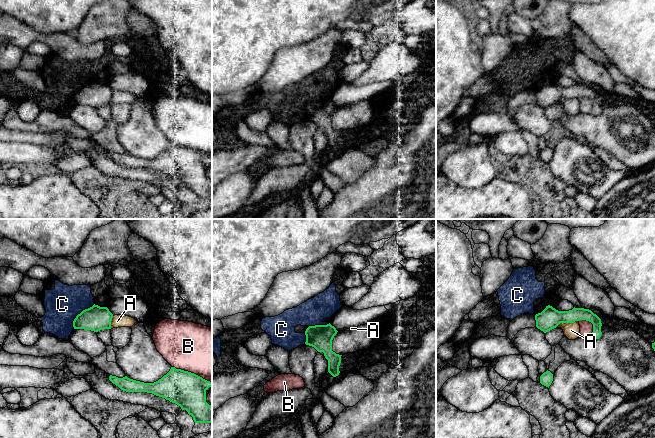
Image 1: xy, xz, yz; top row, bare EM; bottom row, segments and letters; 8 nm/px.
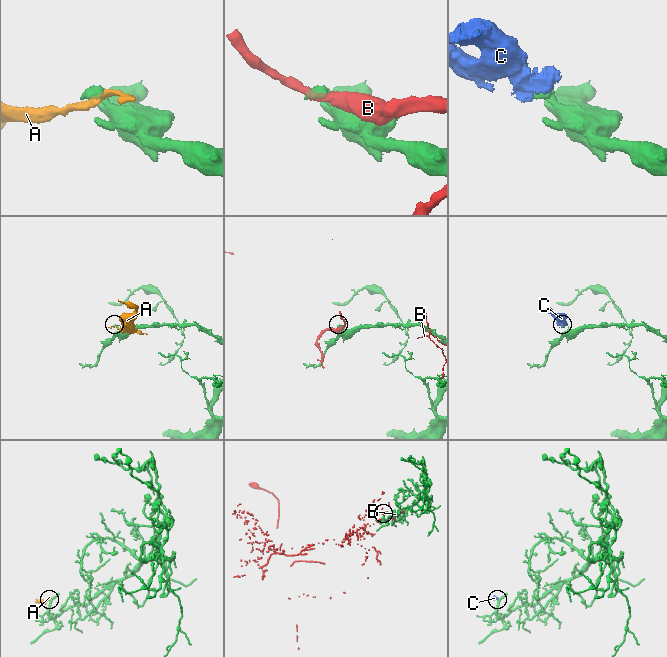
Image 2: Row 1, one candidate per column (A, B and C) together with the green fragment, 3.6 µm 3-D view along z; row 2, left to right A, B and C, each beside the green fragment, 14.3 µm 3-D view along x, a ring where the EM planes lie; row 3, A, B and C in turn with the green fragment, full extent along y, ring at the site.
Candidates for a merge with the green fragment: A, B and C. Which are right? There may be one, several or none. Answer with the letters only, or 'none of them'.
none of them

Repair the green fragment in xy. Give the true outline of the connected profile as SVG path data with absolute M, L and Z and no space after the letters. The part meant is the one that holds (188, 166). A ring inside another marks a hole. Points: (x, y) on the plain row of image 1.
M181 145L170 147L154 159L109 152L109 156L126 168L147 168L165 174L186 186L195 199L212 199L212 182L206 178L206 166L212 158Z

